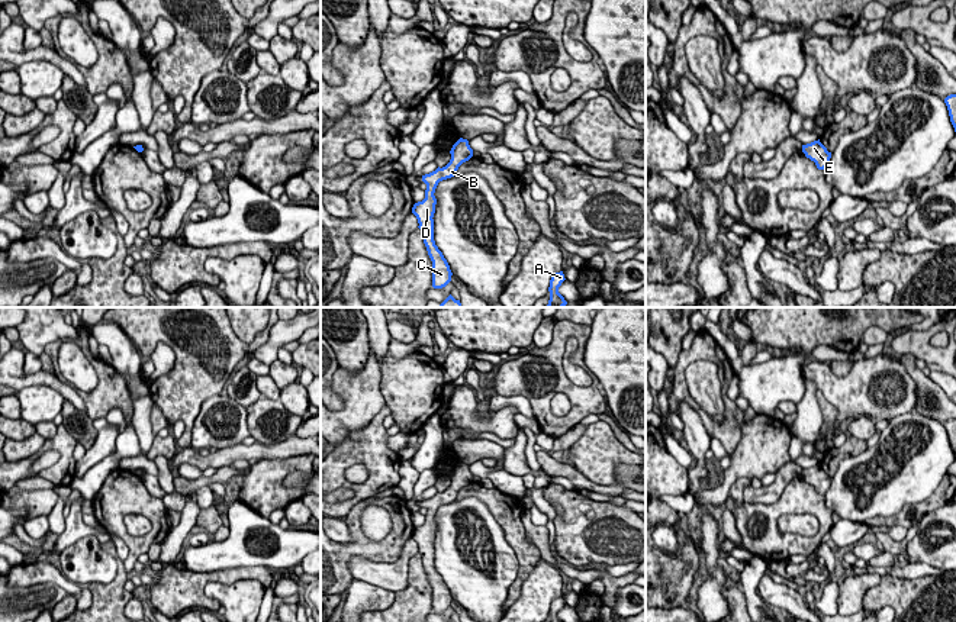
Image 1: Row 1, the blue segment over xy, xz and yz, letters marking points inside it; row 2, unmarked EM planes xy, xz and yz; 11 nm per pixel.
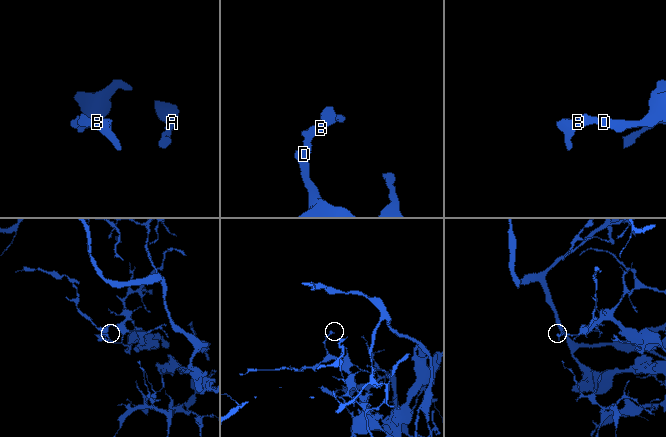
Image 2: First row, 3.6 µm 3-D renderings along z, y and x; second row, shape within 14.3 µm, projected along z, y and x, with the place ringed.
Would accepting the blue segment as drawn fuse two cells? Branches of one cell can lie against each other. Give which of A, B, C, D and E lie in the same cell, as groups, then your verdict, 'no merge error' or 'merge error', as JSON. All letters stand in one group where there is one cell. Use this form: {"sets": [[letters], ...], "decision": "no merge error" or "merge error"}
{"sets": [["A", "B", "C", "D", "E"]], "decision": "no merge error"}

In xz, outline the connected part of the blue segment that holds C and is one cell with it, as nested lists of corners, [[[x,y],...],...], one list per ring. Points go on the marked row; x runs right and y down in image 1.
[[[460,138],[450,151],[451,159],[435,171],[422,175],[422,181],[427,184],[425,199],[418,202],[412,207],[412,213],[416,216],[419,229],[422,232],[422,239],[427,246],[428,255],[432,261],[432,287],[442,289],[451,281],[451,270],[444,258],[442,252],[438,249],[434,241],[434,213],[437,199],[434,196],[435,188],[440,181],[451,178],[456,175],[458,167],[469,161],[473,157],[473,149],[469,145],[467,139]]]

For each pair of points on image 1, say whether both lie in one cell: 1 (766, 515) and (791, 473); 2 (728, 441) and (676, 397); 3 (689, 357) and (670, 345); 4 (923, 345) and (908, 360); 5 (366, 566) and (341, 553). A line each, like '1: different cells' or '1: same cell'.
1: different cells
2: same cell
3: different cells
4: different cells
5: different cells

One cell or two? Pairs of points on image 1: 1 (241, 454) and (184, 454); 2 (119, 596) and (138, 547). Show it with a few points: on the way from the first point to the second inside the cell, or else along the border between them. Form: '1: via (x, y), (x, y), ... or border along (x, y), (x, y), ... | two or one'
1: via (227, 455), (215, 460), (199, 460) | one
2: border along (122, 561), (126, 574) | two

